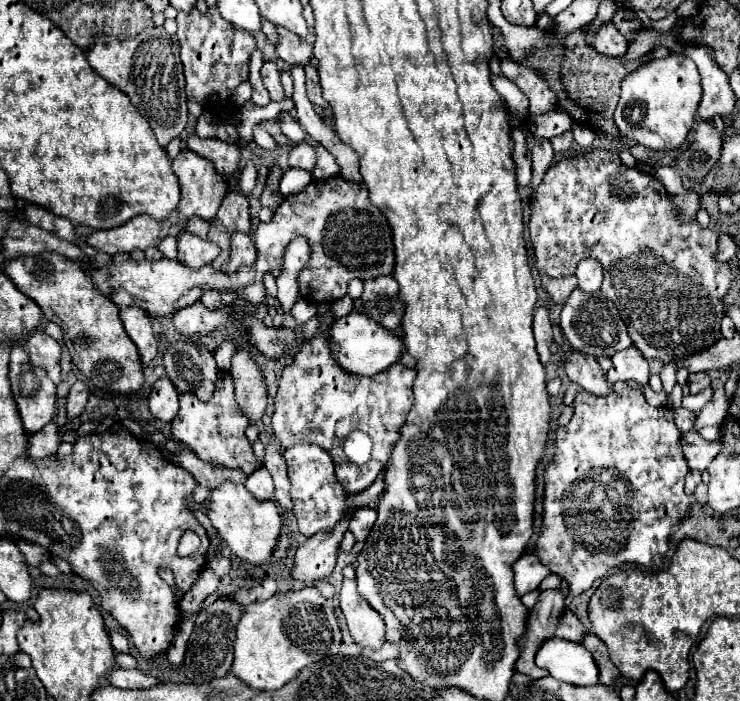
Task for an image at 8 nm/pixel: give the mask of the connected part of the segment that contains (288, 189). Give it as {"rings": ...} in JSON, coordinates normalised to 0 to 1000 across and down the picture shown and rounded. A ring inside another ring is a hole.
{"rings":[[[389,240],[381,251],[381,260],[378,260],[378,274],[384,280],[392,280],[392,277],[400,277],[405,274],[408,268],[414,268],[416,262],[422,260],[422,248],[414,245],[414,243],[400,243],[400,240]]]}

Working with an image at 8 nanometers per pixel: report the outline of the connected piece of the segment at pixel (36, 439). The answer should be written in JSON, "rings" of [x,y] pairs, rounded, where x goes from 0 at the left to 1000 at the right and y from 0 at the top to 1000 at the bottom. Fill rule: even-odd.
{"rings":[[[70,599],[54,616],[41,622],[38,648],[41,648],[41,653],[62,653],[62,650],[73,650],[78,645],[78,639],[81,639],[81,613],[78,613],[76,602]]]}

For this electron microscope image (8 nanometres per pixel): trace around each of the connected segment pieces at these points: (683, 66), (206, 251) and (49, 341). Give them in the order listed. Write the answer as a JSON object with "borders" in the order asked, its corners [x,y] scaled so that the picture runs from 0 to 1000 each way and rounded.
{"borders":[[[[903,77],[892,86],[878,86],[862,94],[843,117],[838,146],[830,160],[830,174],[841,194],[859,200],[884,214],[916,211],[938,177],[941,154],[949,137],[946,106],[941,91],[924,77]]],[[[249,331],[241,340],[241,374],[257,382],[273,382],[276,377],[284,377],[292,365],[297,365],[297,351],[286,348],[284,342],[273,342],[268,337],[259,337],[257,331]]],[[[49,471],[49,474],[43,474],[43,479],[35,479],[32,485],[27,485],[27,494],[38,502],[43,522],[59,525],[76,548],[84,545],[84,539],[81,539],[81,491],[73,482]]]]}

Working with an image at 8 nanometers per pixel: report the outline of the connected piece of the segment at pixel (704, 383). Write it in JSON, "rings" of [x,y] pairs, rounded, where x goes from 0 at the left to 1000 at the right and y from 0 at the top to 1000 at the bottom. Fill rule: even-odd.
{"rings":[[[941,531],[941,534],[932,534],[930,551],[932,551],[932,559],[935,559],[935,562],[943,562],[943,559],[949,559],[949,556],[959,553],[959,548],[962,548],[962,542],[959,542],[959,536],[957,536],[954,531]]]}

